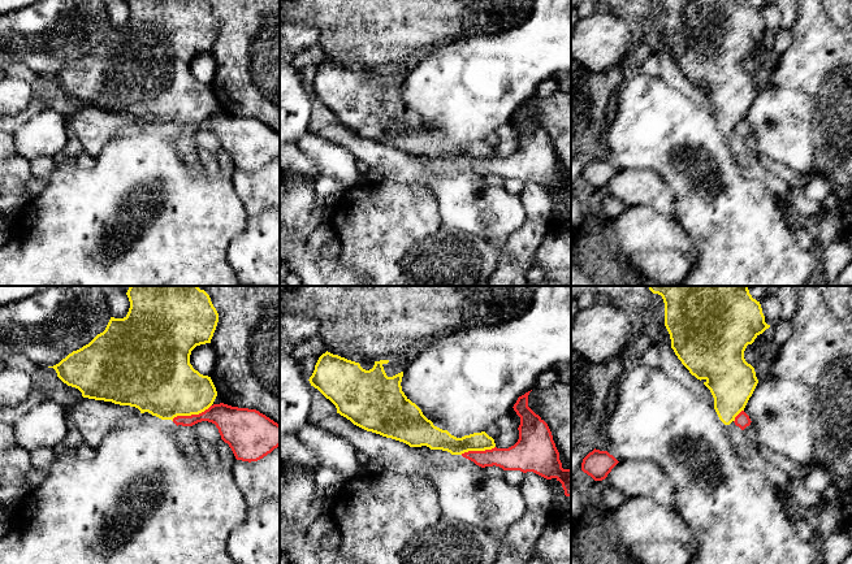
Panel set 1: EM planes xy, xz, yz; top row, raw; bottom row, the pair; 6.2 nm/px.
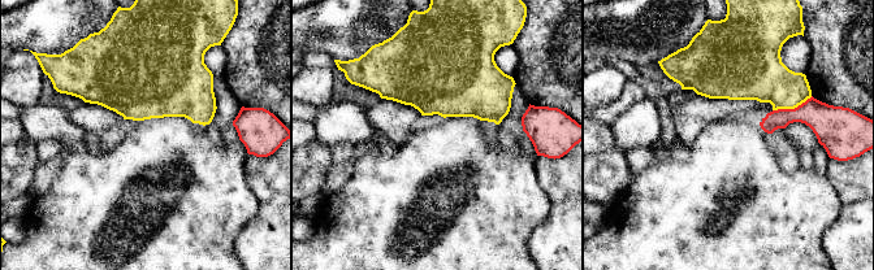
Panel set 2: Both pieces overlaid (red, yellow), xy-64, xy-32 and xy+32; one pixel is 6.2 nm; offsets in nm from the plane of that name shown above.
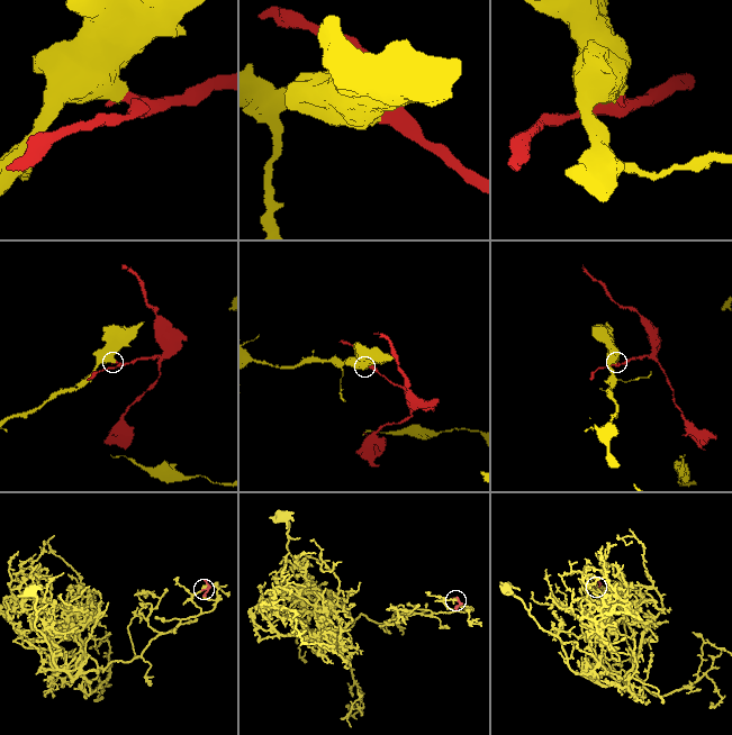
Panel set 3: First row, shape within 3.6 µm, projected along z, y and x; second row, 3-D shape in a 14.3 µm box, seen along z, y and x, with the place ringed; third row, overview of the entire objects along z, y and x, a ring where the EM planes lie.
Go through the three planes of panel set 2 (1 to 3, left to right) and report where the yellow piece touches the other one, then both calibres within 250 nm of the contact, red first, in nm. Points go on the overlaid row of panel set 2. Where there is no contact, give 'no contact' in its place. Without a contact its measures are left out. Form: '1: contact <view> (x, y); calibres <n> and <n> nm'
1: no contact
2: no contact
3: contact xy+32 (792, 109); calibres 220 and 280 nm

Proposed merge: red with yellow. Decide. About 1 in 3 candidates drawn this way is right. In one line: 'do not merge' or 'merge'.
do not merge

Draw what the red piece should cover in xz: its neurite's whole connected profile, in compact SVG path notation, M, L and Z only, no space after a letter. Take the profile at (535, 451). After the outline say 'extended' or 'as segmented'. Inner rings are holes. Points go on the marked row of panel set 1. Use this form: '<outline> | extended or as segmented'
M529 392L519 396L513 407L520 417L519 439L514 446L468 451L462 456L481 468L496 465L503 470L533 472L546 480L555 478L562 483L565 495L571 498L571 469L562 468L548 424L528 407Z | as segmented

